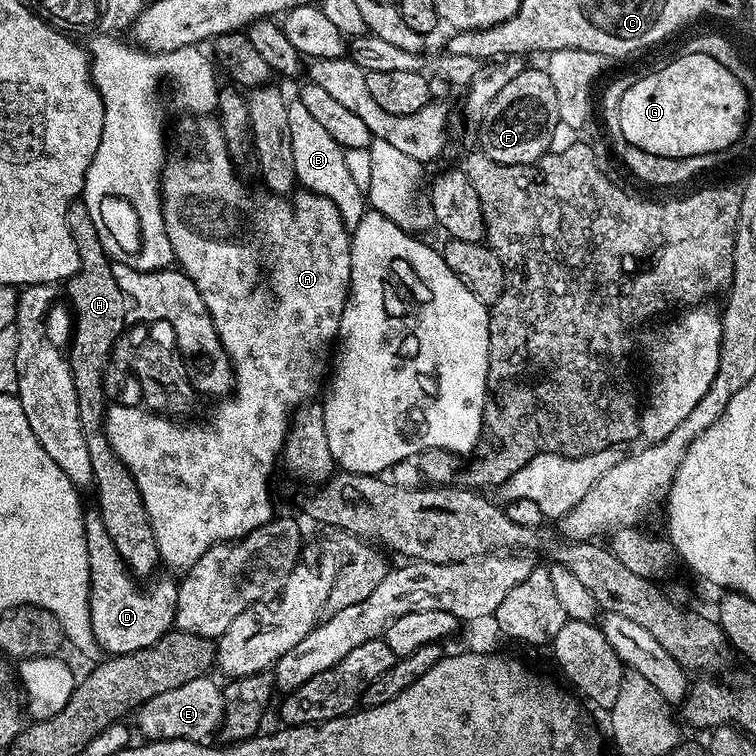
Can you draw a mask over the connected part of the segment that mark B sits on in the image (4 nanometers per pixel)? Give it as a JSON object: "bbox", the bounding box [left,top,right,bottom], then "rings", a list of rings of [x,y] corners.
{"bbox":[287,98,368,230],"rings":[[[299,98],[289,99],[287,114],[297,183],[307,191],[329,197],[342,214],[343,224],[349,230],[356,228],[367,211],[368,203],[364,190],[351,177],[345,158],[346,150],[311,116]]]}

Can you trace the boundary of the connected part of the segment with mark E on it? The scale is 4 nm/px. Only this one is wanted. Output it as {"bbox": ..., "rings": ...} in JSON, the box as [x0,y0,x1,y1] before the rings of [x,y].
{"bbox":[134,676,224,742],"rings":[[[203,676],[194,682],[186,682],[186,686],[178,686],[178,690],[166,690],[166,694],[158,694],[158,698],[150,698],[135,713],[134,719],[140,727],[145,741],[153,740],[194,740],[204,742],[208,735],[215,733],[224,717],[224,693],[221,685],[215,684],[212,678]]]}

